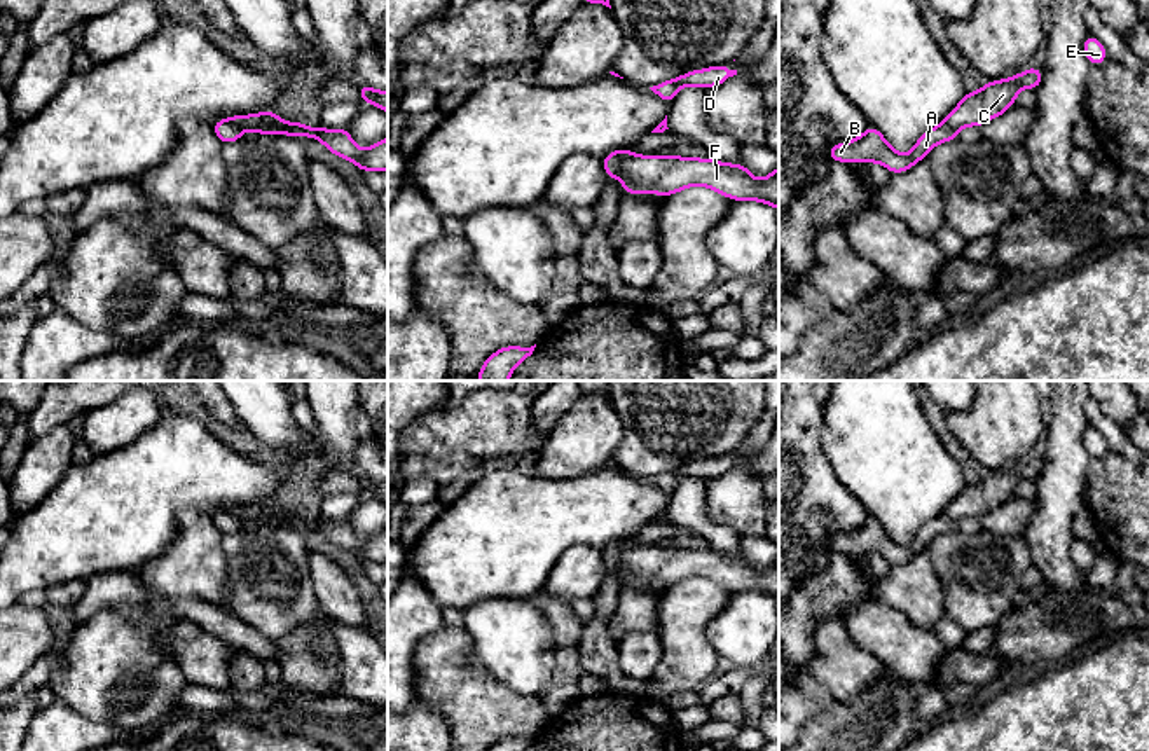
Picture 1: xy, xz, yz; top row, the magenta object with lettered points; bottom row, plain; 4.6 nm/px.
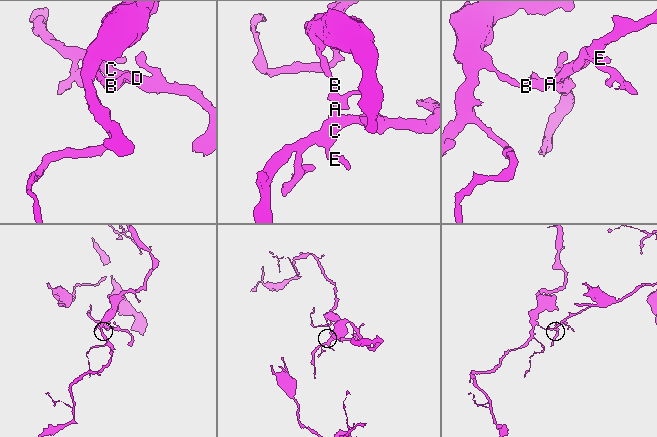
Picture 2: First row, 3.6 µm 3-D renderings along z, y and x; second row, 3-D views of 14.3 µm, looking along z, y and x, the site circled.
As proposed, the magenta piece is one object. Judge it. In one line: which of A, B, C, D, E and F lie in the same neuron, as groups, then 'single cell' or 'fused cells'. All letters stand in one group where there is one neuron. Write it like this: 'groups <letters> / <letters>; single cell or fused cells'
groups A B D / C E F; fused cells

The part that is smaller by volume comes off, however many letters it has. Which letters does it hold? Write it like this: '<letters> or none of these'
C, E, F

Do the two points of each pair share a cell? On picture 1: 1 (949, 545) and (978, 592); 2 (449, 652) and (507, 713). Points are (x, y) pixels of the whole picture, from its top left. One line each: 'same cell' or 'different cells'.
1: same cell
2: same cell

